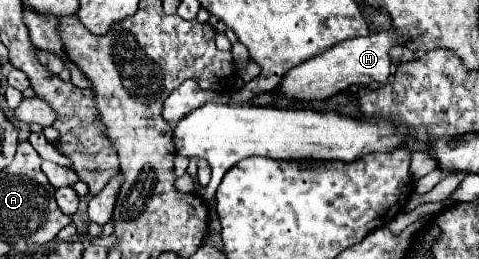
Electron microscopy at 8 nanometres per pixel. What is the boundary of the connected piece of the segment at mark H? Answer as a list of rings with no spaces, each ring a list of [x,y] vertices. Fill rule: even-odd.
[[[388,30],[334,44],[328,50],[292,68],[288,76],[284,76],[280,92],[284,92],[286,96],[296,96],[298,100],[324,100],[340,90],[346,90],[352,84],[370,84],[370,82],[384,84],[390,76],[390,64],[392,64],[390,50],[398,44],[398,38],[400,36],[396,30]]]

